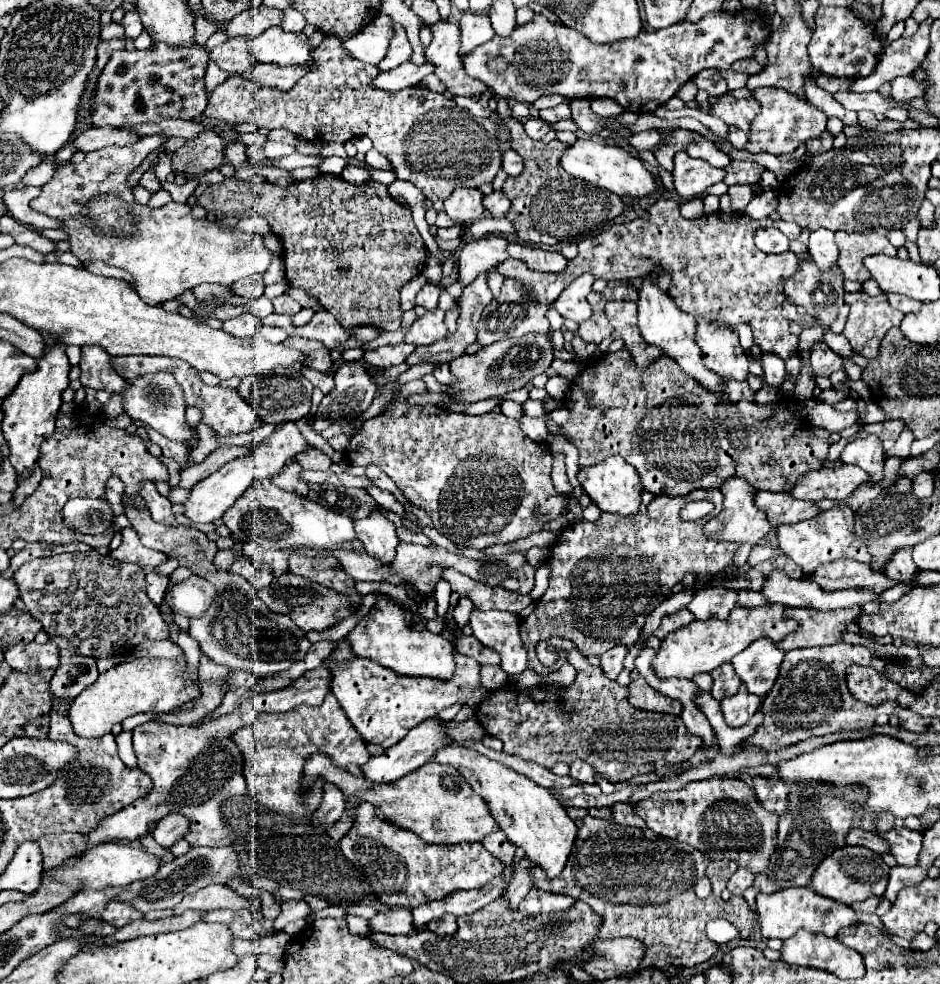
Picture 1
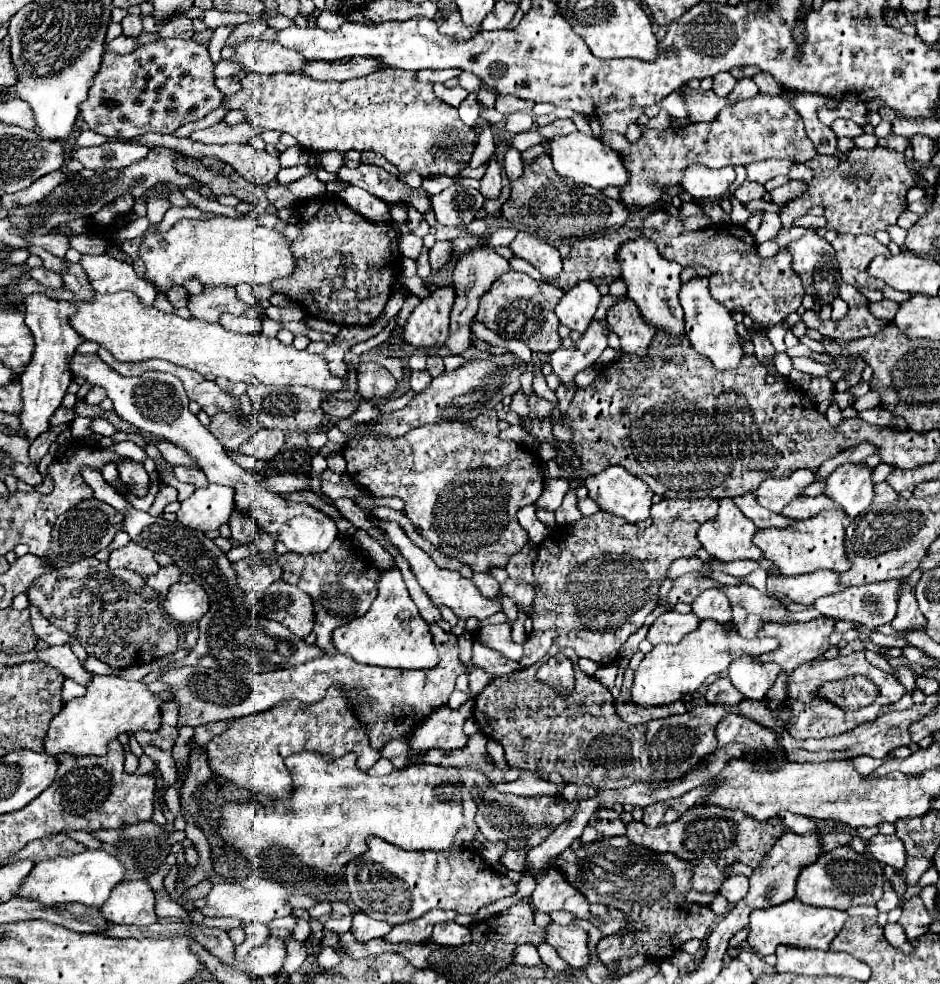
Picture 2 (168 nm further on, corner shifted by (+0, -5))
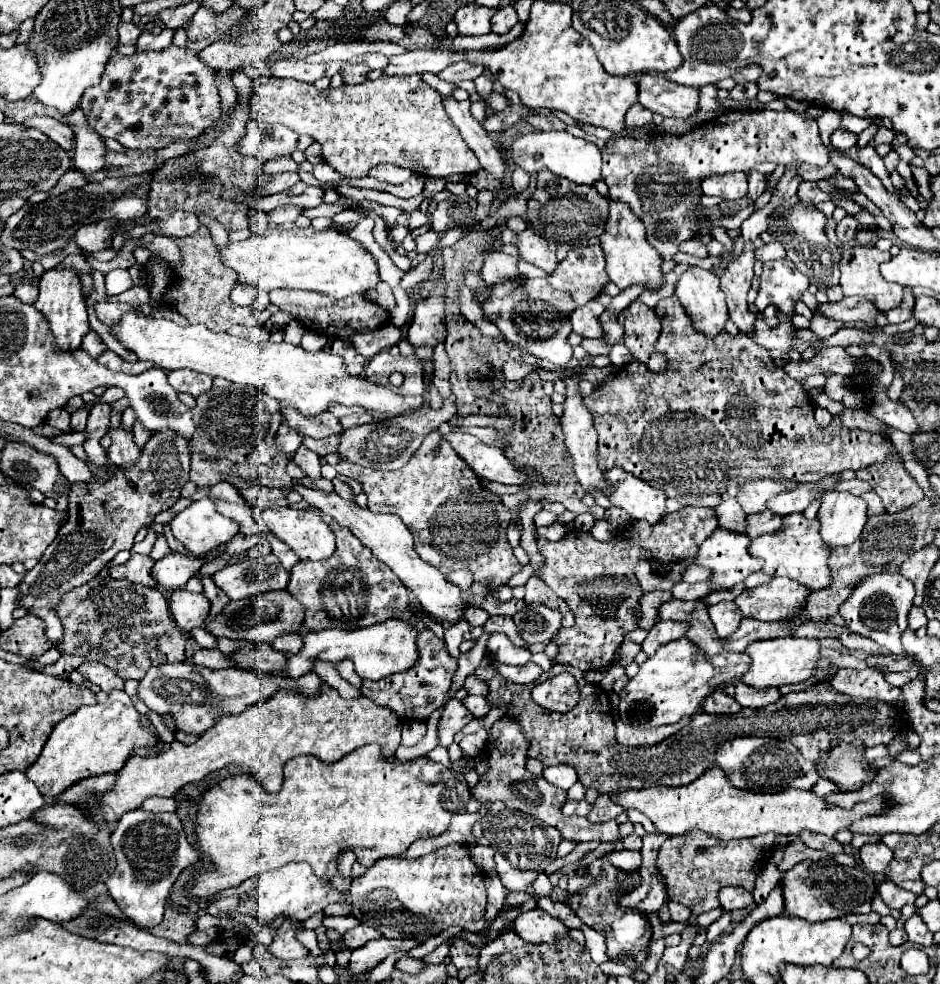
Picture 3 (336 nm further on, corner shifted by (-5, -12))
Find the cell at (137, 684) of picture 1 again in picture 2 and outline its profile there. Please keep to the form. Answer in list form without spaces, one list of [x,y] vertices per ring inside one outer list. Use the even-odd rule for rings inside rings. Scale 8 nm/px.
[[[95,676],[87,684],[87,694],[69,700],[61,712],[51,720],[47,736],[43,740],[45,752],[49,756],[73,754],[73,756],[105,756],[107,742],[115,740],[119,734],[135,734],[139,730],[153,732],[161,724],[159,700],[147,690],[143,682],[127,682],[119,676]]]

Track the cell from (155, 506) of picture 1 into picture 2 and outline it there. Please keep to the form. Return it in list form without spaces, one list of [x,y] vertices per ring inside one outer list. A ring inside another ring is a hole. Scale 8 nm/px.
[[[123,460],[117,466],[117,470],[119,470],[119,478],[129,486],[129,490],[135,496],[143,498],[147,494],[147,490],[149,490],[149,474],[143,468],[143,464],[133,462],[133,460]]]

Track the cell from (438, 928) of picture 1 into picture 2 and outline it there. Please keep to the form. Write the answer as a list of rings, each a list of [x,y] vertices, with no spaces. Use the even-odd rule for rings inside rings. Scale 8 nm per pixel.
[[[439,922],[433,928],[433,936],[431,940],[439,946],[463,946],[463,944],[471,944],[473,936],[471,930],[465,926],[459,926],[455,922]]]

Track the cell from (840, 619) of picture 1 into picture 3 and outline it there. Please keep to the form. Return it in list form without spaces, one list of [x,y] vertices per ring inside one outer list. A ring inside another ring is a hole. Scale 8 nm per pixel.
[[[780,637],[780,639],[766,639],[766,641],[756,641],[746,647],[746,651],[752,659],[750,671],[742,675],[742,681],[756,687],[780,687],[780,685],[792,685],[806,681],[818,659],[820,659],[820,643],[818,639],[798,639],[798,637]]]

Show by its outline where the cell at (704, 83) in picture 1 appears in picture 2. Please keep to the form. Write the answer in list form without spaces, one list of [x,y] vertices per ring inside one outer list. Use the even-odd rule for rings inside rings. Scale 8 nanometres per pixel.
[[[721,72],[713,78],[713,90],[719,94],[719,96],[727,96],[733,88],[735,88],[737,80],[729,74],[729,72]]]

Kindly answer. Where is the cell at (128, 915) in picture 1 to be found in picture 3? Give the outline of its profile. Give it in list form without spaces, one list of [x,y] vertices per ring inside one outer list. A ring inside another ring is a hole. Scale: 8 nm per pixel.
[[[138,809],[120,817],[112,833],[112,847],[116,855],[116,869],[106,879],[108,893],[138,929],[152,931],[162,921],[168,893],[176,877],[184,867],[198,861],[198,853],[186,841],[176,813],[146,813]]]

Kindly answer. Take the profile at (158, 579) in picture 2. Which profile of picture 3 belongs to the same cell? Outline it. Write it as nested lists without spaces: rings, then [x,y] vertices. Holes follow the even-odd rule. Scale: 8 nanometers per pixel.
[[[170,553],[164,559],[156,561],[152,567],[152,577],[156,583],[164,589],[184,589],[188,579],[202,567],[202,563],[210,561],[210,557],[196,559],[194,555],[182,555],[182,553]]]

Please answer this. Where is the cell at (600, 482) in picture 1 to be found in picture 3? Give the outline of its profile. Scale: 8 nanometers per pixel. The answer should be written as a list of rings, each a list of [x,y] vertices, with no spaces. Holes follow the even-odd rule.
[[[610,469],[604,475],[608,475],[608,481],[612,483],[612,487],[604,491],[610,503],[624,509],[632,519],[644,519],[650,525],[656,525],[666,513],[664,491],[650,487],[624,469]]]

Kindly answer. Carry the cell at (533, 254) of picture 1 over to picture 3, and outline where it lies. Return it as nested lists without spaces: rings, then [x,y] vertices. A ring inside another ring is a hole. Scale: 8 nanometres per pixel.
[[[506,227],[502,231],[502,242],[518,247],[518,253],[524,261],[544,269],[546,273],[554,273],[554,269],[558,267],[556,245],[552,241],[536,235],[532,229],[526,229],[517,235]]]

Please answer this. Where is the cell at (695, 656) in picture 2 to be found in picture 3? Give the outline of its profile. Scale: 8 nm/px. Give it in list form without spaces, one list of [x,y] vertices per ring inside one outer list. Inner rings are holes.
[[[686,635],[660,647],[652,657],[648,657],[642,665],[636,677],[628,679],[626,687],[620,693],[620,719],[624,723],[634,725],[640,723],[642,727],[658,727],[658,725],[668,725],[680,721],[684,715],[696,715],[704,703],[704,699],[714,691],[714,683],[710,681],[714,677],[714,665],[706,659],[706,655],[696,655],[696,651],[704,653],[694,641],[690,641]]]

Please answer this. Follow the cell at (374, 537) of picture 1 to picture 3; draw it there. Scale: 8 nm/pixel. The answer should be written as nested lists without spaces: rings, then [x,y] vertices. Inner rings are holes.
[[[386,619],[384,623],[376,623],[372,627],[362,629],[322,629],[316,633],[304,633],[304,647],[296,653],[288,653],[288,667],[284,667],[282,675],[300,677],[310,673],[310,659],[324,659],[330,663],[338,663],[344,657],[354,661],[354,669],[362,679],[384,679],[394,673],[408,671],[420,659],[418,647],[418,629],[404,619]]]

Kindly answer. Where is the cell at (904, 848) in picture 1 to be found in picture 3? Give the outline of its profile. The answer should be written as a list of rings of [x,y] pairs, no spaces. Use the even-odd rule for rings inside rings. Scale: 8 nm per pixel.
[[[866,843],[860,847],[860,859],[864,867],[872,873],[884,873],[892,861],[892,851],[886,843]]]

